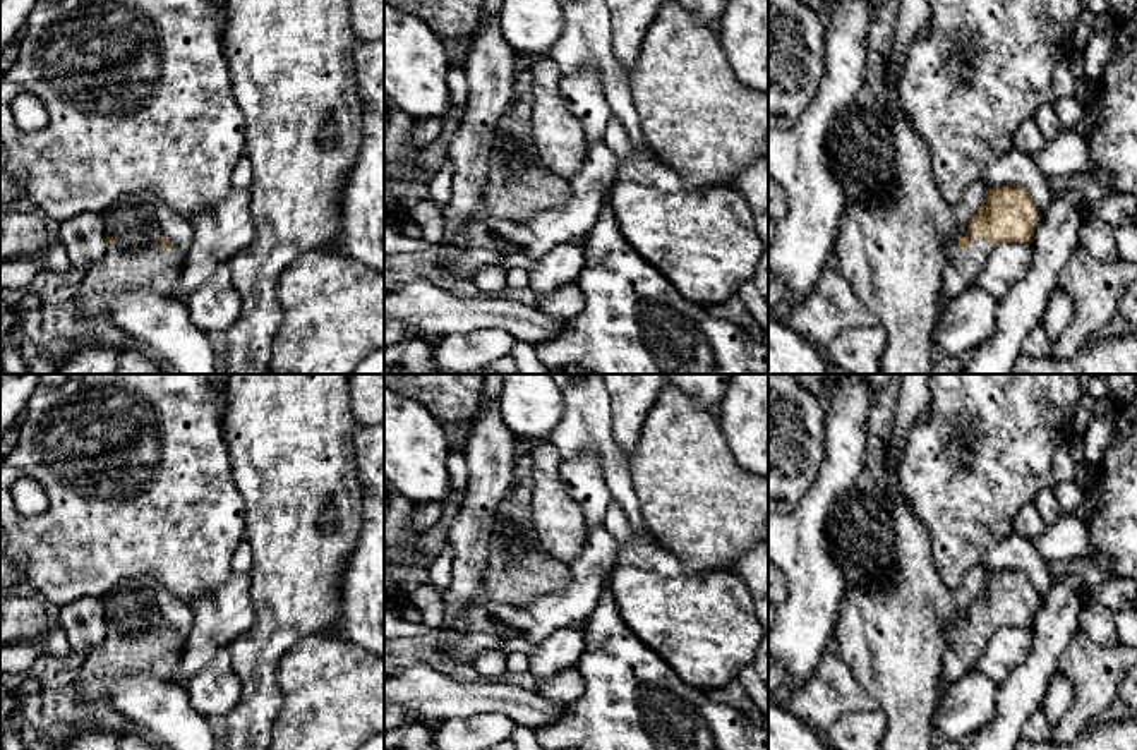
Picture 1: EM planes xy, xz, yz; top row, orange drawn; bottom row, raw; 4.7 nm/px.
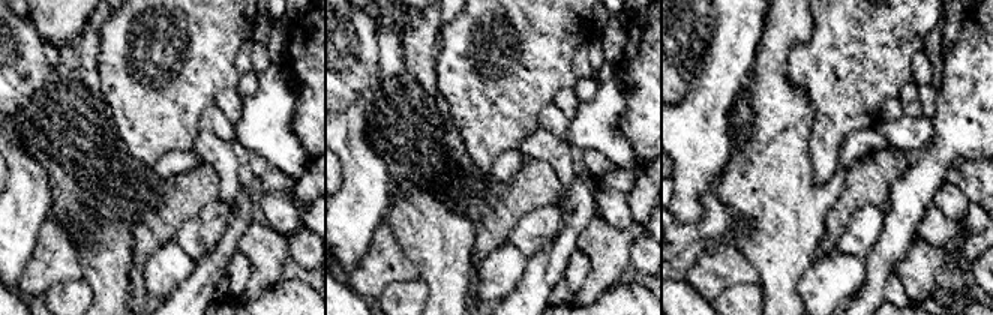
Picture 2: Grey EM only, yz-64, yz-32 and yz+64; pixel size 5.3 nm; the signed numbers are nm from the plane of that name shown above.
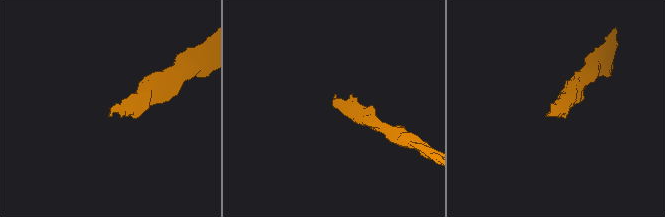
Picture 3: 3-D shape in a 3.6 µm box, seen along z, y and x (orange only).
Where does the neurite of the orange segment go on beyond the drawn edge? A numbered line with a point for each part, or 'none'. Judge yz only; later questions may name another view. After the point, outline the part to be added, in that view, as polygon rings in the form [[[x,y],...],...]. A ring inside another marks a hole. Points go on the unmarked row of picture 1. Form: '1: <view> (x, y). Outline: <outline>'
1: yz (962, 651). Outline: [[[969,609],[962,611],[945,632],[947,650],[943,656],[943,669],[941,669],[941,688],[966,673],[969,673],[988,640],[993,637],[995,628],[978,621],[966,635],[959,632],[960,623],[969,616]]]

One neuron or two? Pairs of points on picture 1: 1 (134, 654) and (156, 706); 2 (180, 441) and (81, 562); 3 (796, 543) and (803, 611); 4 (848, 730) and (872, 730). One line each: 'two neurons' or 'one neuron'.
1: two neurons
2: one neuron
3: one neuron
4: one neuron

